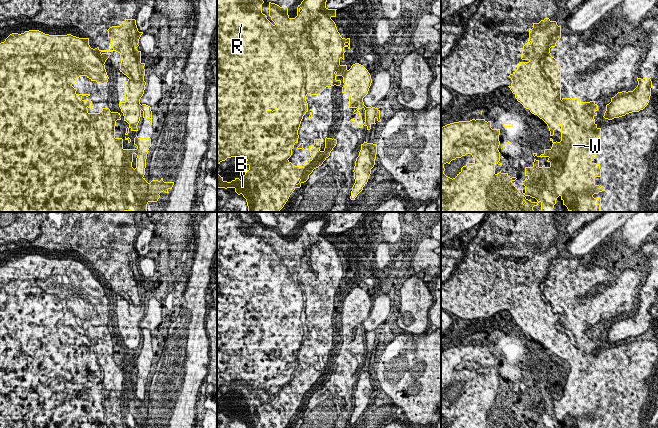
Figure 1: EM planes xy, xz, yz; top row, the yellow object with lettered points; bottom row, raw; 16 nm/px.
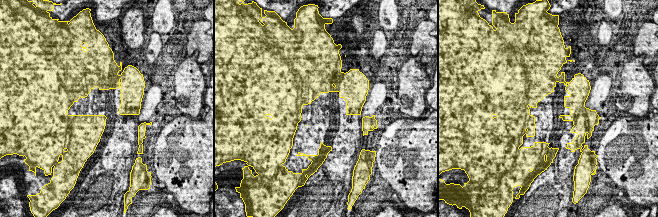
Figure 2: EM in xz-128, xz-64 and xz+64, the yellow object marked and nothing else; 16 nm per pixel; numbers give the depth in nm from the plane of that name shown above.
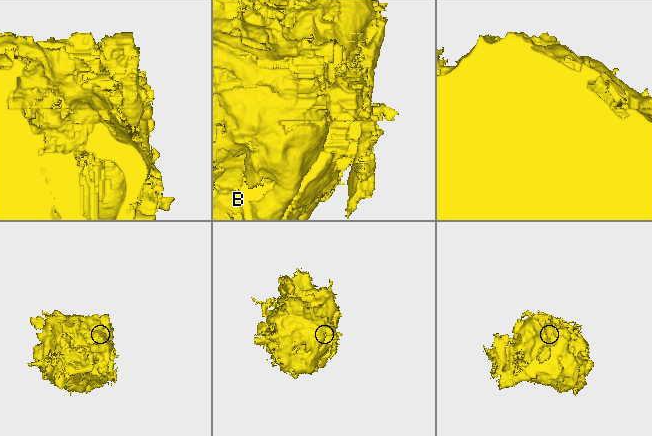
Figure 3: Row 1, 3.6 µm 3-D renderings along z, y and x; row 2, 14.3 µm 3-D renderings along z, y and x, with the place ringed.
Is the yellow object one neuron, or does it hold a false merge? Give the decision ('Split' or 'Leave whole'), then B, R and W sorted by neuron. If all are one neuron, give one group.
Split. Groups: B R / W

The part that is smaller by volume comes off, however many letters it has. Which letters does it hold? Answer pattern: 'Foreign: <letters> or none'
Foreign: W

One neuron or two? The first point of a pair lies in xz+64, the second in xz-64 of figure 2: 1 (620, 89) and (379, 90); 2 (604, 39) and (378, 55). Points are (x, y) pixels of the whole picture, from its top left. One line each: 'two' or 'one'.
1: two
2: one

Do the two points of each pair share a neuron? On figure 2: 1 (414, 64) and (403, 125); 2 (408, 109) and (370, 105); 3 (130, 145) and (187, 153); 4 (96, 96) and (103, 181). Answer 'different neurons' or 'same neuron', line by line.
1: different neurons
2: different neurons
3: different neurons
4: same neuron

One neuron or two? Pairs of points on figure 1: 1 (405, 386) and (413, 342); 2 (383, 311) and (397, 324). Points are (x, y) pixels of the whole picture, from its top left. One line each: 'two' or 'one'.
1: one
2: two

